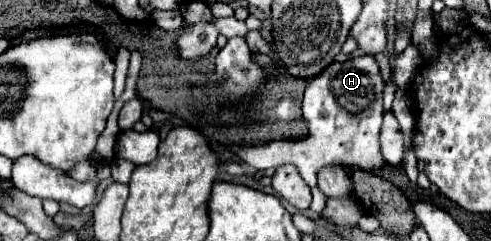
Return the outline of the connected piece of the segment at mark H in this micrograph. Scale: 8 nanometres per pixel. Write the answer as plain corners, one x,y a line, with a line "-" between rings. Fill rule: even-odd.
354,55
352,59
346,61
338,61
334,65
330,65
330,69
326,69
326,73
314,77
314,81
310,81
306,85
304,91
304,99
302,99
302,113
304,113
304,121
308,125
310,135
304,141
272,141
266,145
254,145
254,147
238,147
232,145
230,151
240,157
240,161
248,163
254,169
274,169
278,165
294,165
298,169
298,173
302,175
302,179
310,185
316,187
316,171
322,165
354,165
362,171
372,171
374,167
382,165
382,153
380,153
380,127
382,127
382,89
384,89
384,81
378,69
378,63
372,55

